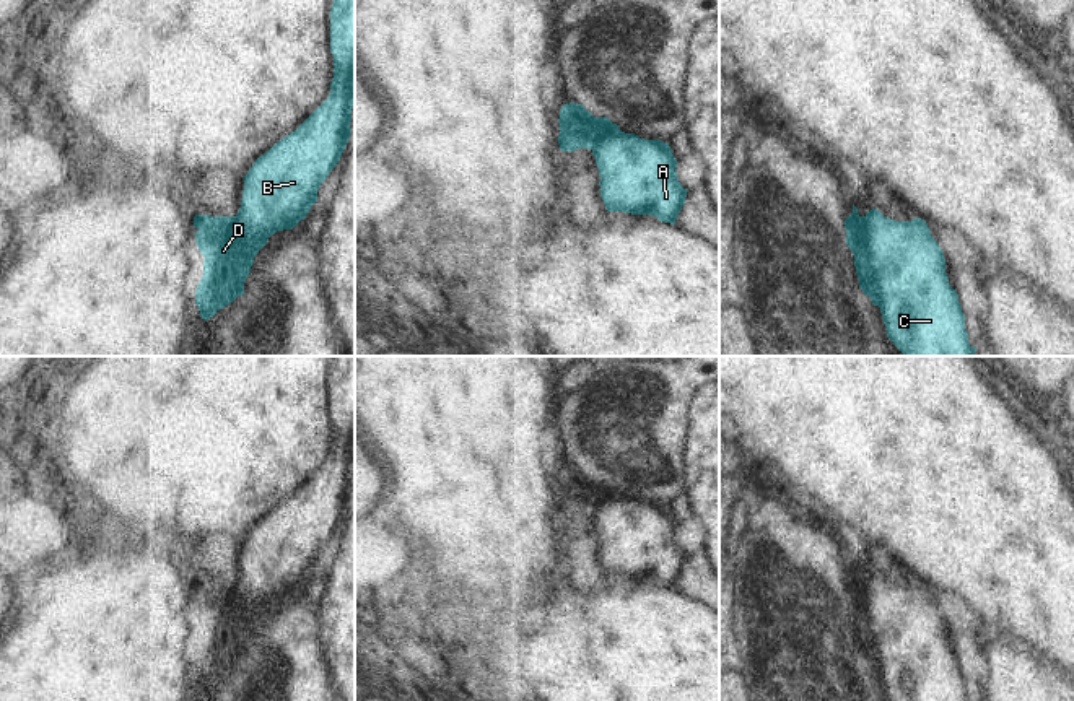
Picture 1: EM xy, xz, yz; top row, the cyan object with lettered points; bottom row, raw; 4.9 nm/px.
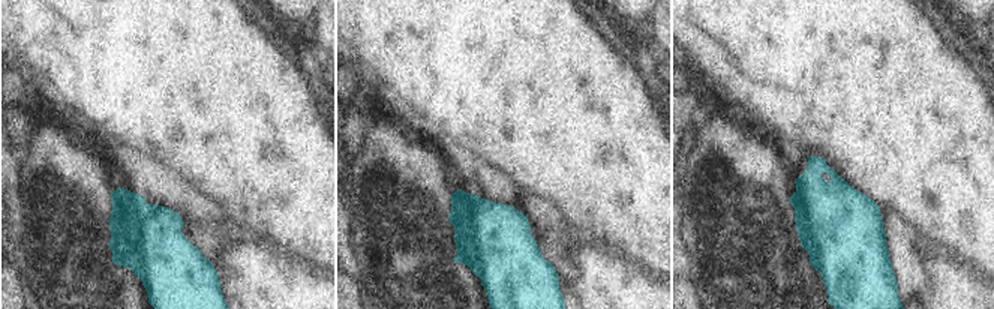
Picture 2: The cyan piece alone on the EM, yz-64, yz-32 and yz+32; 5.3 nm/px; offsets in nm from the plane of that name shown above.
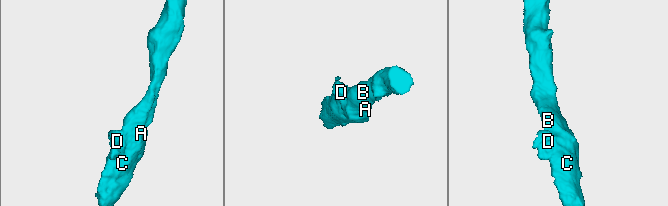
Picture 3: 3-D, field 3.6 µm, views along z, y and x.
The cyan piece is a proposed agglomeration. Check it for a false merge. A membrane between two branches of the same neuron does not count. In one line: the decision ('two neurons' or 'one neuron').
two neurons

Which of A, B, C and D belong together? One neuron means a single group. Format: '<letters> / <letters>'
A B C / D

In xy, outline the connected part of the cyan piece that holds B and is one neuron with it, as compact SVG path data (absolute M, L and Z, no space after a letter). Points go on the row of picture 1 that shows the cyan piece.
M334 0L330 10L330 52L334 55L334 78L329 98L290 135L275 143L267 153L255 159L244 176L241 208L236 215L241 242L252 247L252 257L267 244L277 231L293 229L306 218L317 202L317 190L337 166L350 140L353 86L355 86L355 0Z

